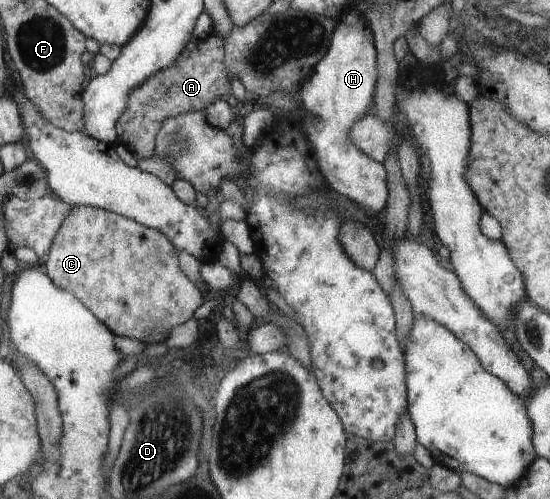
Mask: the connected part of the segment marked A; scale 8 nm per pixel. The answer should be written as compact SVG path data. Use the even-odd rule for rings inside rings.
M216 33L207 37L205 40L192 39L185 45L185 49L181 51L181 55L177 57L174 65L157 71L155 75L151 75L149 79L145 79L137 89L131 91L129 99L127 99L127 107L123 111L123 115L119 117L119 121L115 123L117 135L123 139L124 145L132 151L137 151L138 159L152 158L155 153L155 139L157 133L165 121L181 115L181 113L193 113L195 111L205 112L215 101L220 98L227 98L232 92L232 85L225 75L225 67L223 67L224 57L224 41L223 38Z

